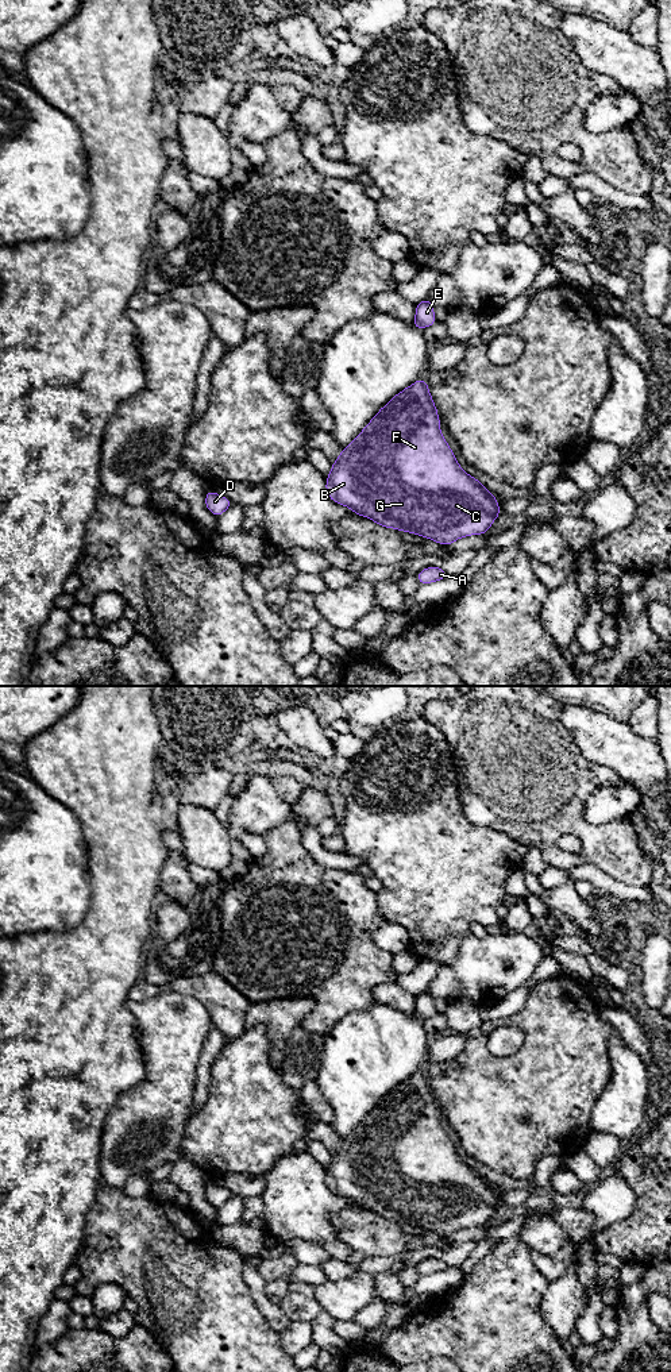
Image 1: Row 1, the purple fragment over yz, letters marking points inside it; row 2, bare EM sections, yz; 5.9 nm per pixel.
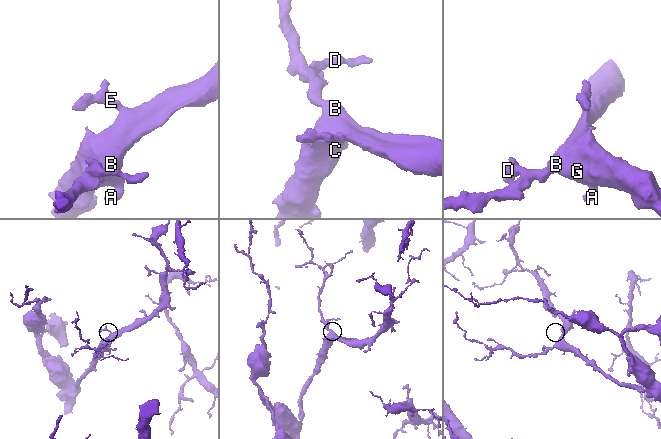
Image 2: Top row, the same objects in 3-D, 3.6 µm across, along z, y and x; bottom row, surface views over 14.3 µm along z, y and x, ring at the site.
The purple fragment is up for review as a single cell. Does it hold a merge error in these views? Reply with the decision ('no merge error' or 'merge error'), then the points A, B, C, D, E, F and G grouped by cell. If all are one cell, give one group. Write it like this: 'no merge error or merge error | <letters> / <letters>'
no merge error | A B C D E F G

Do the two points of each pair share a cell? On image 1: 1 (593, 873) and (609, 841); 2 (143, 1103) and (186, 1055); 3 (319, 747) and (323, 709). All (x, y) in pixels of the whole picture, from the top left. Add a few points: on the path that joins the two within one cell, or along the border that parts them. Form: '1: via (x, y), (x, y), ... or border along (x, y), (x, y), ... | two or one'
1: border along (592, 863), (623, 882) | two
2: via (155, 1091), (170, 1076), (170, 1071), (174, 1067) | one
3: border along (297, 705), (305, 705), (323, 728) | two

